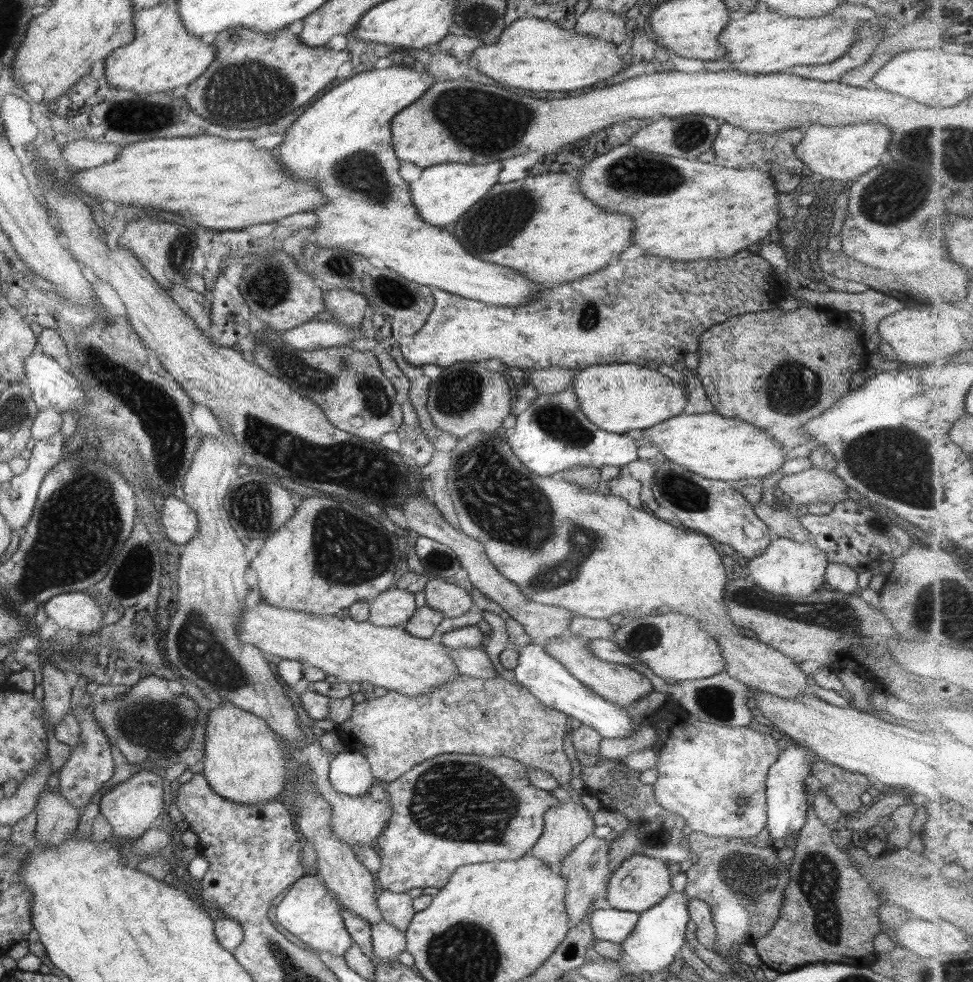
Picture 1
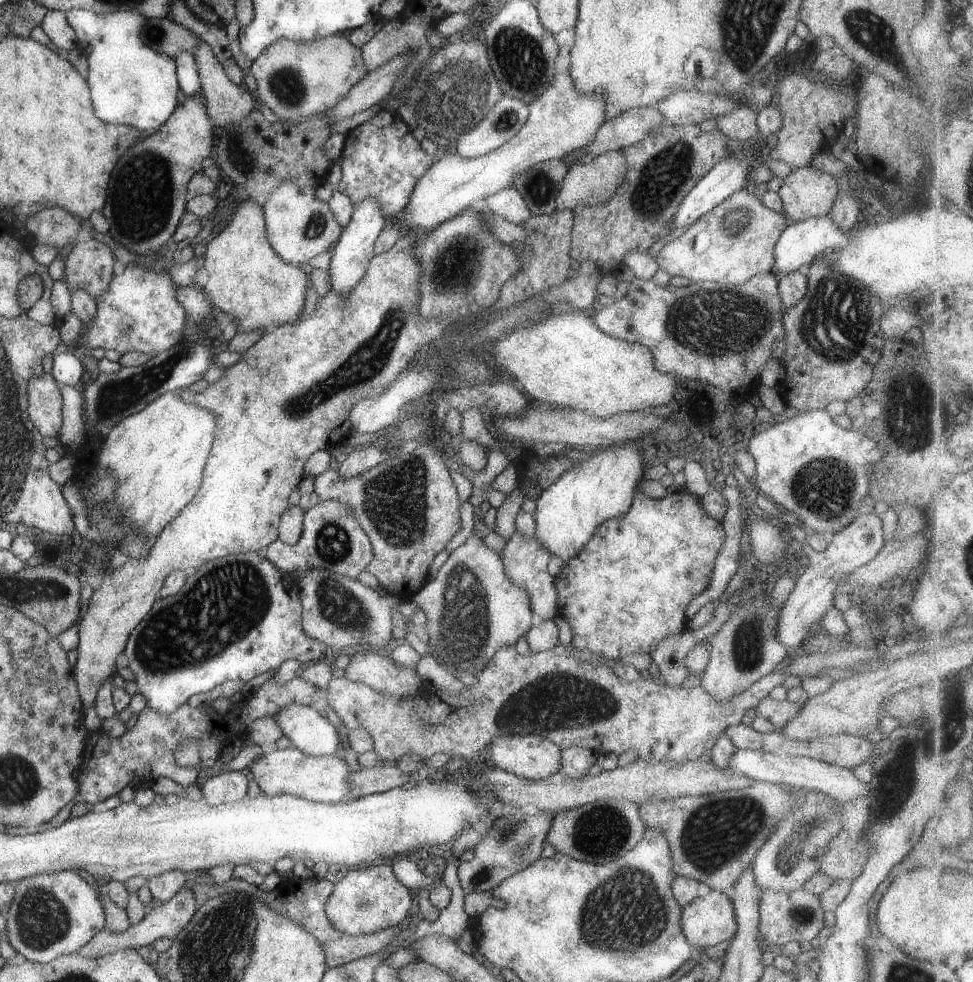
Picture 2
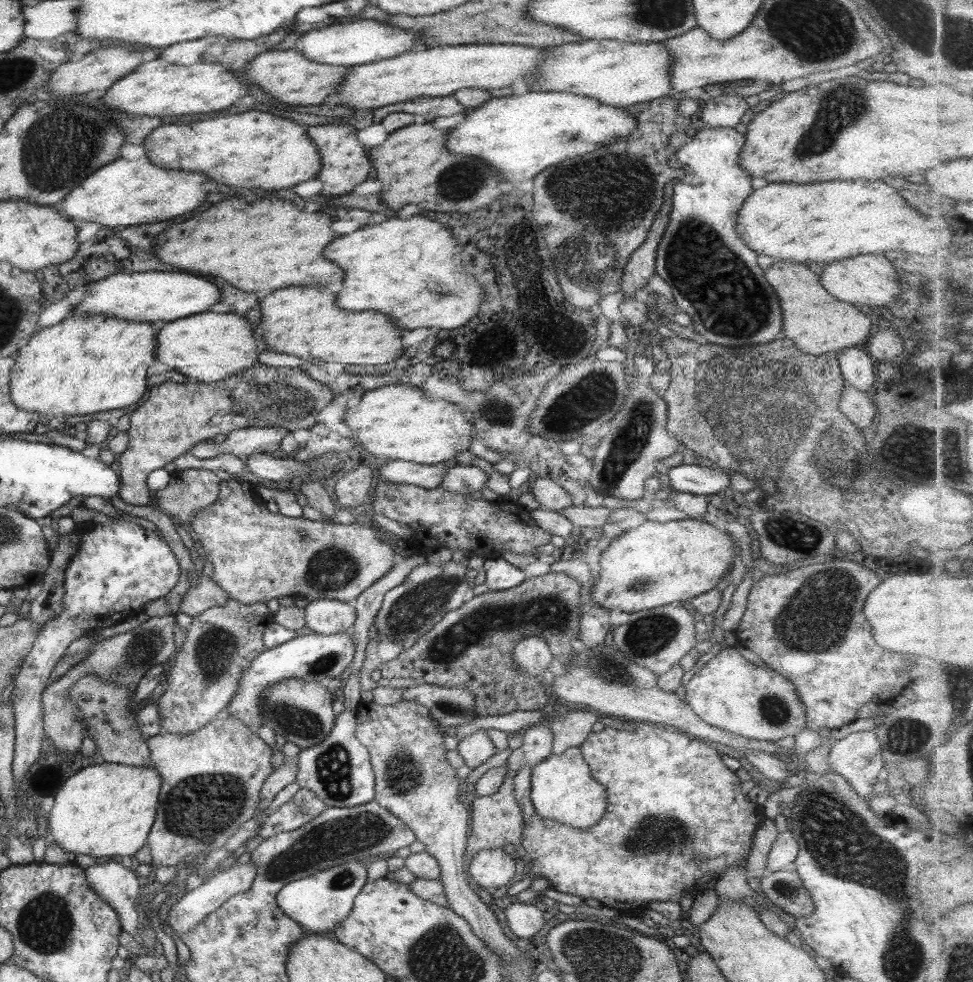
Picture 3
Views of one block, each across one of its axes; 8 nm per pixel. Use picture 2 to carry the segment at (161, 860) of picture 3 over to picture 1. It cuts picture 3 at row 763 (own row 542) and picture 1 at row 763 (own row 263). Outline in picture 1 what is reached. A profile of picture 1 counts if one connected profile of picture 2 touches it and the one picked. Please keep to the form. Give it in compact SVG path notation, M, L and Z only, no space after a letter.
M459 675L417 697L387 691L381 697L356 703L349 718L336 725L334 732L345 744L344 750L355 751L367 759L375 782L383 787L420 762L451 752L491 758L505 756L520 762L528 769L542 770L550 774L560 787L564 787L570 780L571 766L561 746L569 720L563 712L541 704L517 681L511 683L499 676L495 679L481 679Z

